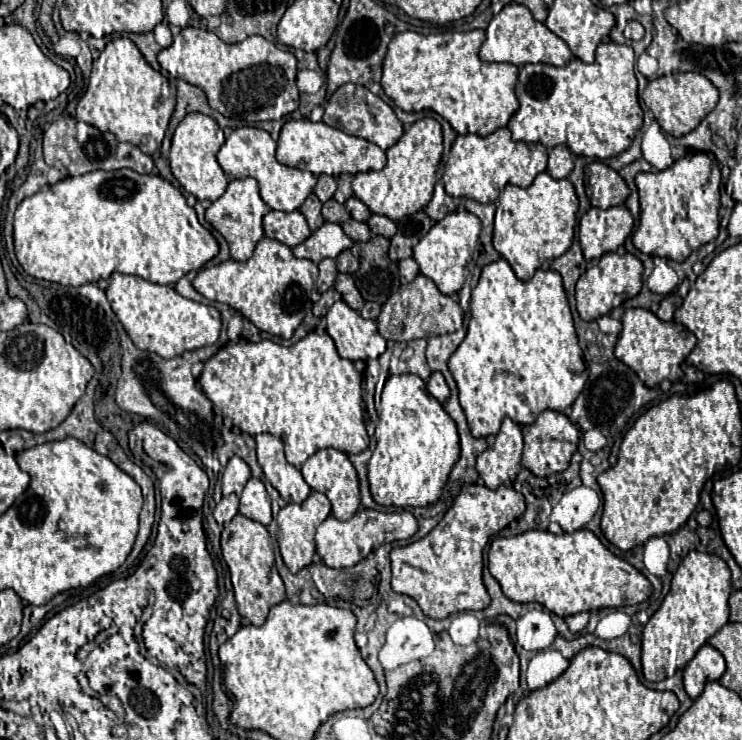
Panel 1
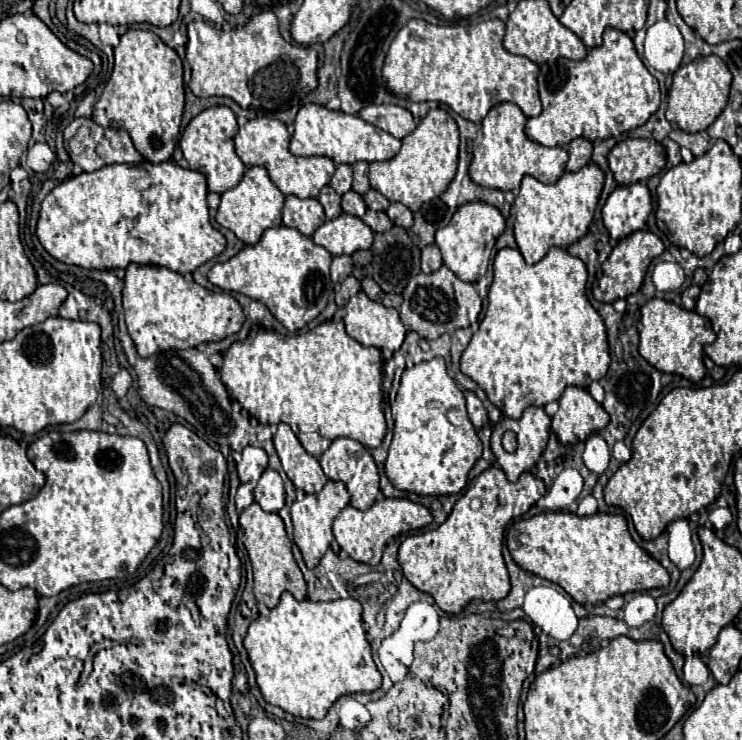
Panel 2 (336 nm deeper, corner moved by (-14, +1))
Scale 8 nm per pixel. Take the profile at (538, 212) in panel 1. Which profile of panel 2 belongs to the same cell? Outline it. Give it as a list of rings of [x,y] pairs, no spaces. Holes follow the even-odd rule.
[[[586,164],[578,172],[564,172],[554,184],[542,184],[532,176],[524,176],[520,192],[514,200],[514,236],[526,264],[540,262],[552,246],[568,248],[582,240],[594,218],[594,210],[604,186],[604,172],[594,164]]]

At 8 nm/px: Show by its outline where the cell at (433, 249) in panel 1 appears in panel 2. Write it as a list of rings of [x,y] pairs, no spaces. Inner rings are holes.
[[[468,202],[458,208],[448,226],[436,232],[436,246],[442,252],[444,266],[450,268],[460,280],[474,284],[486,274],[496,238],[502,232],[504,232],[504,216],[494,206],[484,202]]]

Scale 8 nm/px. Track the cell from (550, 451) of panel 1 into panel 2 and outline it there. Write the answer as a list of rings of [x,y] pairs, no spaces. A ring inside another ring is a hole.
[[[568,386],[558,402],[560,410],[552,416],[552,432],[560,444],[576,446],[608,424],[608,414],[586,388]]]

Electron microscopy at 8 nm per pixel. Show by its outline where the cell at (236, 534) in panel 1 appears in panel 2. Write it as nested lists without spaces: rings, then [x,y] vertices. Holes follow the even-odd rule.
[[[256,502],[250,504],[240,514],[240,526],[244,530],[244,546],[248,550],[252,568],[254,568],[254,596],[256,602],[266,604],[268,608],[278,606],[280,594],[290,592],[296,600],[306,598],[306,582],[302,572],[292,556],[292,540],[286,536],[284,522],[278,514],[264,512]]]

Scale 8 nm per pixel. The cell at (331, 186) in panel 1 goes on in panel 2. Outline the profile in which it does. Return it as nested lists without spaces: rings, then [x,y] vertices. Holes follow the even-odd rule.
[[[340,164],[336,166],[336,172],[330,180],[330,186],[342,196],[344,192],[348,192],[352,188],[352,166],[348,164]]]

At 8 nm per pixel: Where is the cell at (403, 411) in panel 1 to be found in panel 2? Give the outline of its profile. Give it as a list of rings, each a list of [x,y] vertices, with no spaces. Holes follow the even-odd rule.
[[[432,358],[406,368],[396,394],[394,438],[384,468],[394,488],[420,496],[458,494],[480,456],[482,442],[466,414],[464,394],[448,376],[444,360]]]

